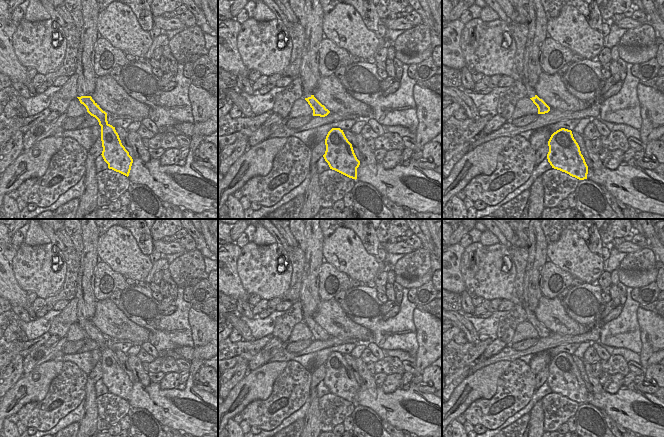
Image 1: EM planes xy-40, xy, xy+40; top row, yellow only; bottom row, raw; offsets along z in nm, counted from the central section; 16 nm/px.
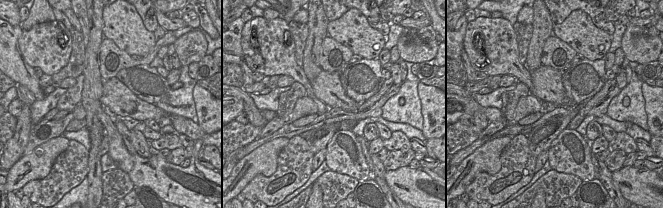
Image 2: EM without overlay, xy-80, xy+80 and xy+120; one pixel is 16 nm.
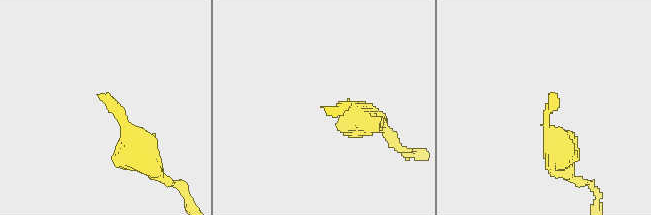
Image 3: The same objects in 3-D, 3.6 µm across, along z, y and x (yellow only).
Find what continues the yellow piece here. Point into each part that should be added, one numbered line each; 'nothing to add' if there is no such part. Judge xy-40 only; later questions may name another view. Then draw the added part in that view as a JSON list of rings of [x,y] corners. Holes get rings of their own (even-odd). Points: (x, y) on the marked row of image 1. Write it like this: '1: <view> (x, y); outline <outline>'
nothing to add

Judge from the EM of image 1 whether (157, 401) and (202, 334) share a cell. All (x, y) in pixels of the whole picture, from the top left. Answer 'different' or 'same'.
same

